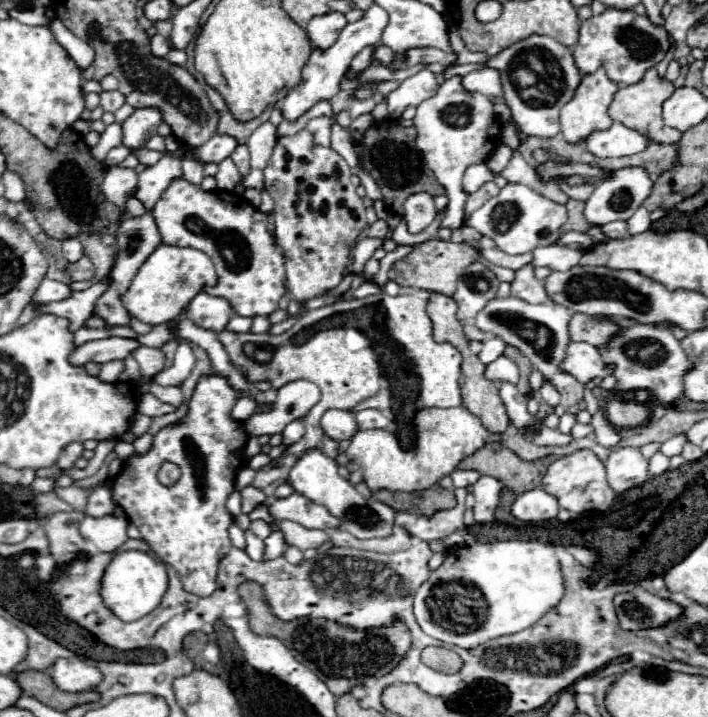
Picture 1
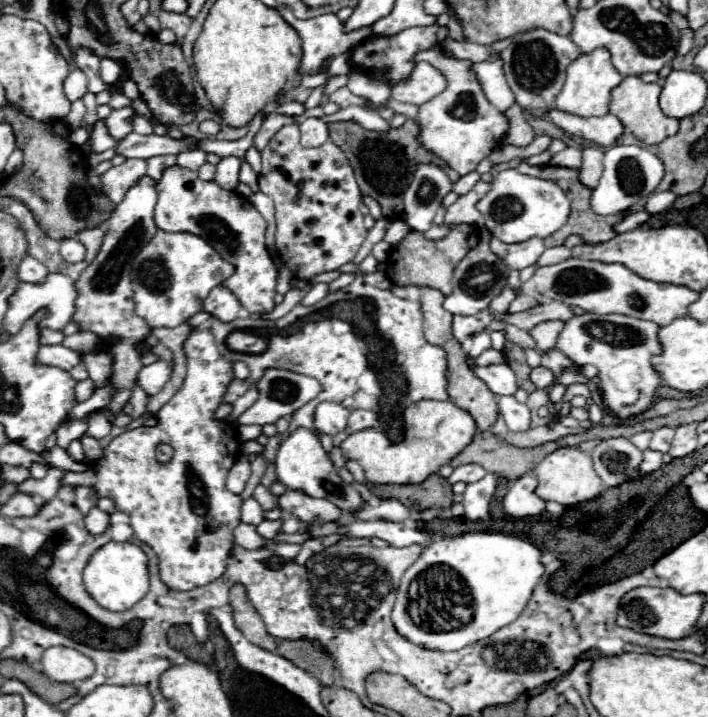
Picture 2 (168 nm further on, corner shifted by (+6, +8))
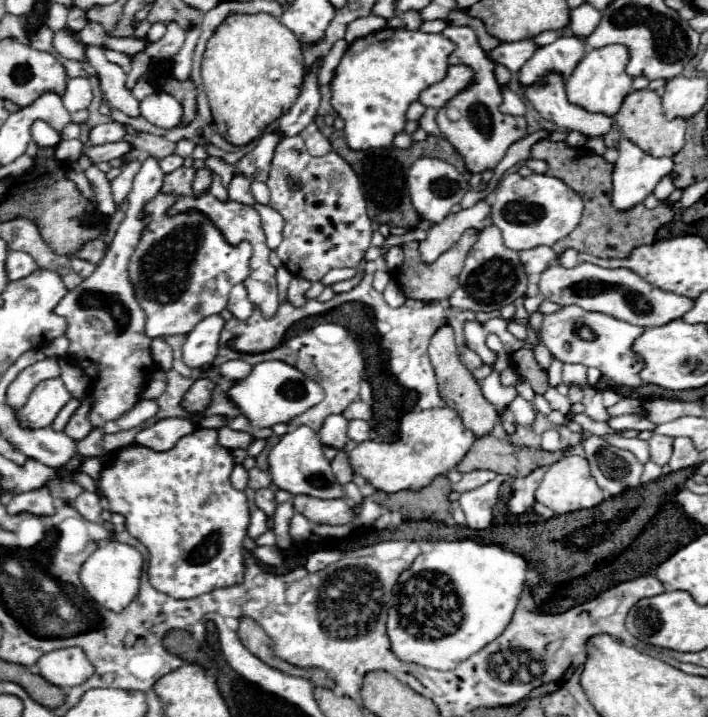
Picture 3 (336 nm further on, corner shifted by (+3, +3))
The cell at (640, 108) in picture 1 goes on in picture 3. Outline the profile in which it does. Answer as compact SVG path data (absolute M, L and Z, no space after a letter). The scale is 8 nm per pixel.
M651 89L631 91L613 119L619 125L625 139L629 139L631 143L635 143L653 157L673 157L685 143L685 123L673 123L665 119L661 109L661 97L657 91Z

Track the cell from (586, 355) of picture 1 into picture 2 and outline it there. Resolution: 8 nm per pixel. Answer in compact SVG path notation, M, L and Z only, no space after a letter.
M558 320L542 322L542 324L534 326L532 330L528 330L528 334L532 336L532 340L536 342L536 346L540 350L550 350L556 344L556 334L560 332L560 326L564 326L564 322L558 322Z

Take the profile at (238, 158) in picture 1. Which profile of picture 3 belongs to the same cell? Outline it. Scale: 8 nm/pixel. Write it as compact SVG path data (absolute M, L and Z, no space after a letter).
M253 181L253 183L251 183L251 191L253 191L257 203L267 203L267 201L269 201L269 191L267 191L267 185L265 185L265 183Z

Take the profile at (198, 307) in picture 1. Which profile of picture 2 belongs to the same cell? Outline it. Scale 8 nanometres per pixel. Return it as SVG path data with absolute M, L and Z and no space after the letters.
M220 284L212 290L212 294L208 296L208 302L204 302L204 310L222 322L232 322L240 316L242 304L226 286Z

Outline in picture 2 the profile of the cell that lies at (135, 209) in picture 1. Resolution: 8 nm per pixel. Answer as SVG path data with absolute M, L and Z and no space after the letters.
M126 160L124 164L110 168L102 176L102 182L106 188L104 194L108 196L108 200L112 200L114 204L120 204L128 186L132 186L132 182L136 182L136 178L146 174L146 166L148 166L146 160Z

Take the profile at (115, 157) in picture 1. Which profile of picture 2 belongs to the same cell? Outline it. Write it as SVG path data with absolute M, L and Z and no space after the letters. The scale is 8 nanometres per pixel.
M98 120L98 122L96 122L96 128L94 128L94 132L92 132L92 150L94 150L96 154L100 154L100 152L112 148L114 144L116 144L116 140L108 134L108 130L106 130L104 124L102 124L102 120Z

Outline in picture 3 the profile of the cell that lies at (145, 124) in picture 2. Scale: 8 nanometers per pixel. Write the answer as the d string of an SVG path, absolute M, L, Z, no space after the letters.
M87 47L87 59L95 67L97 77L101 77L99 81L107 103L129 117L139 117L139 101L125 89L125 71L119 65L109 63L99 47Z

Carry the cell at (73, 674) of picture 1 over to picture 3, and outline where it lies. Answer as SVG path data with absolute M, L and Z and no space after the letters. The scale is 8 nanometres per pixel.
M79 647L57 649L43 655L37 661L37 669L41 677L63 689L81 685L95 673L91 661Z

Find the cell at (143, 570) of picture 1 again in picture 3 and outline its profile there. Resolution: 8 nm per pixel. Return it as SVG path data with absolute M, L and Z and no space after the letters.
M109 541L107 545L99 547L81 567L79 579L85 587L85 591L91 595L91 599L109 609L109 611L123 611L139 593L139 577L143 571L143 555L125 543L119 541Z

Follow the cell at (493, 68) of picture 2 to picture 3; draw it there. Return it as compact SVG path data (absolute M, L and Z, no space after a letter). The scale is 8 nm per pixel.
M505 85L501 89L501 95L503 95L503 103L501 103L499 109L505 115L525 115L525 103L523 103L523 99L509 85Z

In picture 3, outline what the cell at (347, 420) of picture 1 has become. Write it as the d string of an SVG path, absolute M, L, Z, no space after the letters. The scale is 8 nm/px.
M329 415L319 431L321 443L335 449L343 449L343 445L347 443L347 425L349 421L343 415Z

